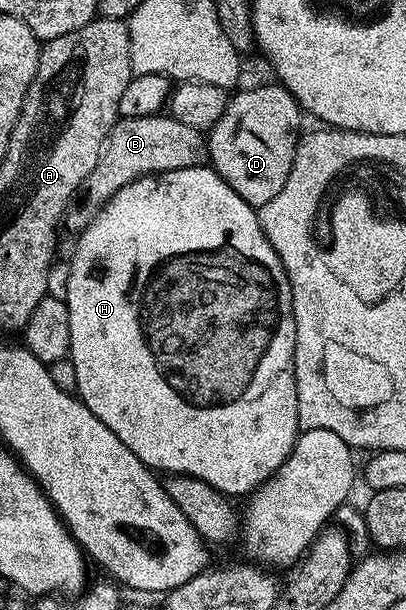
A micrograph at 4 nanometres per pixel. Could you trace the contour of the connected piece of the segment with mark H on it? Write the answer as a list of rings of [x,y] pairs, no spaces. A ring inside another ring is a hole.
[[[200,166],[186,168],[185,170],[173,170],[172,172],[156,172],[154,176],[142,176],[141,179],[129,182],[121,190],[117,190],[117,194],[113,194],[113,198],[109,198],[107,205],[93,218],[91,225],[78,233],[76,240],[79,241],[76,242],[75,253],[71,256],[71,273],[67,276],[65,299],[69,310],[69,334],[71,335],[69,359],[73,362],[73,370],[77,370],[75,392],[78,399],[82,400],[85,406],[89,406],[89,410],[93,410],[93,414],[97,414],[97,418],[101,418],[101,422],[105,422],[105,426],[109,426],[109,430],[113,430],[113,434],[117,434],[117,438],[121,438],[121,442],[125,442],[125,446],[129,446],[129,450],[133,450],[133,454],[137,454],[137,458],[146,468],[150,468],[159,474],[191,476],[194,480],[200,480],[209,486],[213,486],[228,498],[236,498],[235,496],[250,497],[256,488],[262,486],[290,458],[295,439],[301,431],[299,415],[297,414],[295,319],[293,318],[291,287],[289,286],[287,271],[283,269],[281,258],[277,258],[277,250],[273,250],[269,238],[265,238],[265,230],[261,230],[258,211],[252,208],[249,202],[245,202],[245,198],[241,198],[241,194],[237,194],[237,190],[233,190],[233,186],[225,183],[210,167]]]

